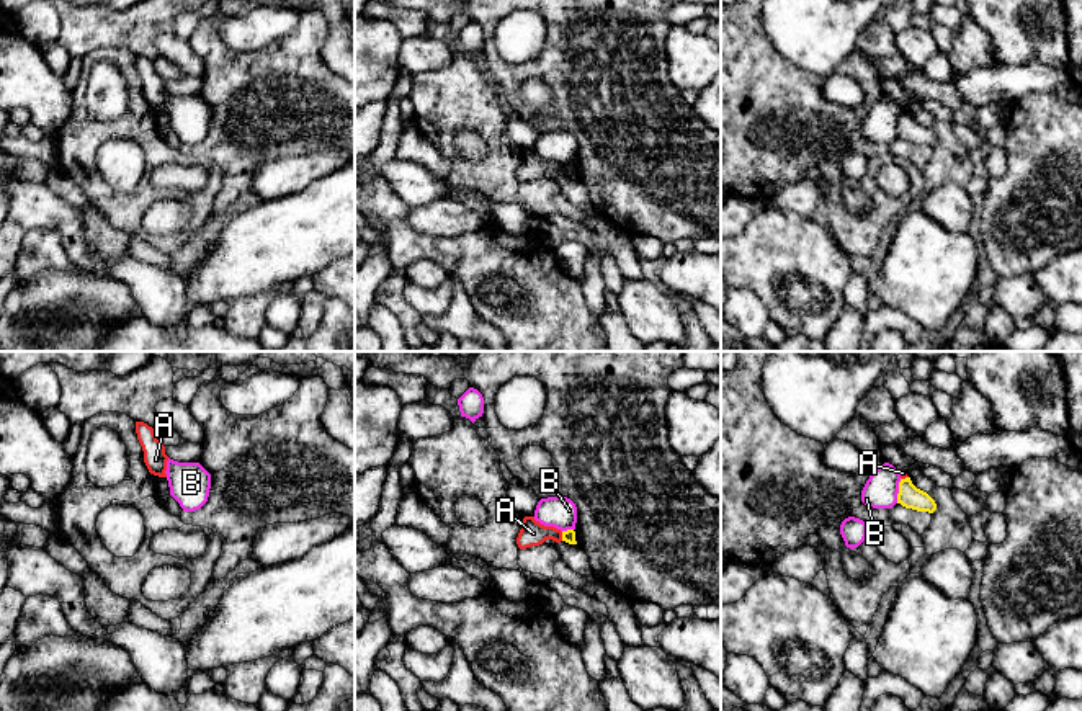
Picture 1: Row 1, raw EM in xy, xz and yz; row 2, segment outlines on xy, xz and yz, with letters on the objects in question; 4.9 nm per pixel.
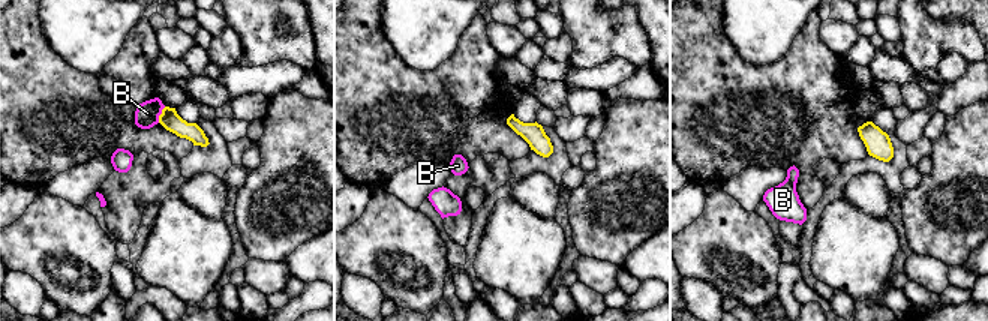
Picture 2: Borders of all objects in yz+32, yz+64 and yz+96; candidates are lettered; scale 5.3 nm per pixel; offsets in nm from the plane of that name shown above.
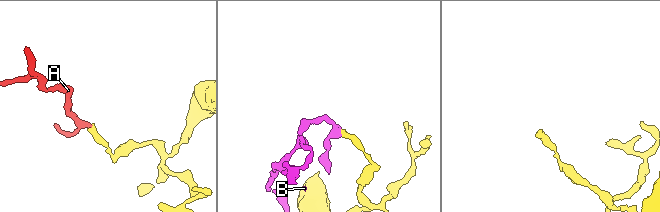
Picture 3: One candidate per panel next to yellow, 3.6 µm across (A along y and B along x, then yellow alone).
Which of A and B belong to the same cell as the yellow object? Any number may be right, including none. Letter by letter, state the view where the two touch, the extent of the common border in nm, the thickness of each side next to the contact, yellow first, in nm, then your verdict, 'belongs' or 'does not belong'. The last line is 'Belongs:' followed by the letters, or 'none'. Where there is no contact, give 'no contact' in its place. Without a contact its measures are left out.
A: contact in xz; length 50 nm; calibres 60 and 120 nm; does not belong
B: contact in yz; length 120 nm; calibres 110 and 170 nm; does not belong
Belongs: none

